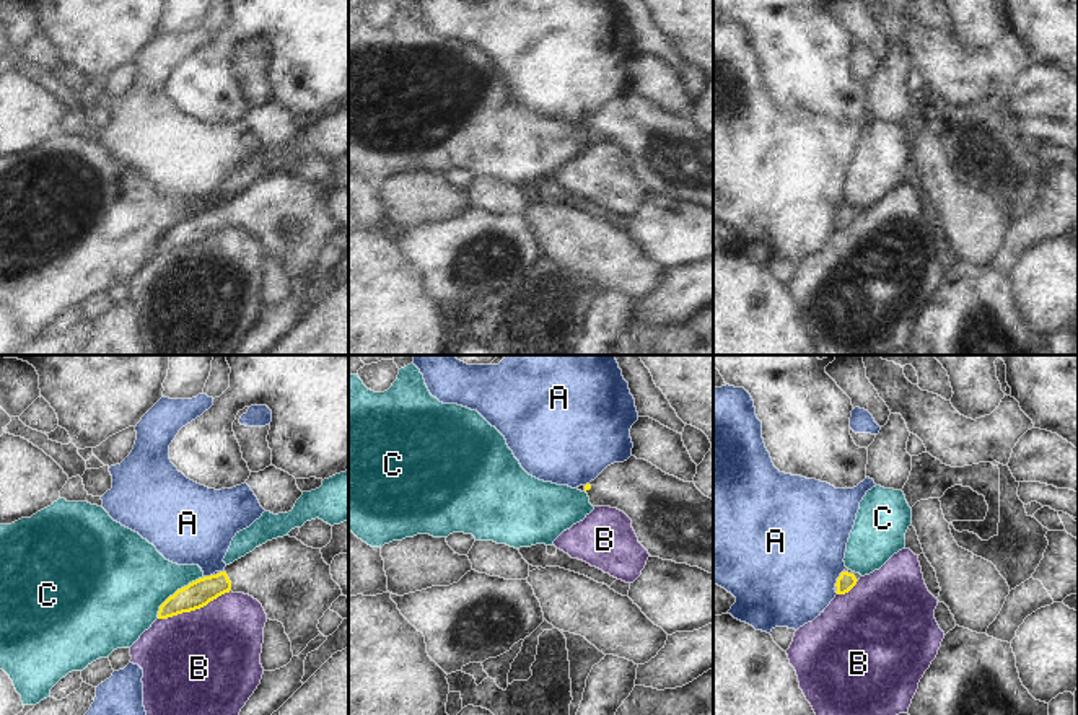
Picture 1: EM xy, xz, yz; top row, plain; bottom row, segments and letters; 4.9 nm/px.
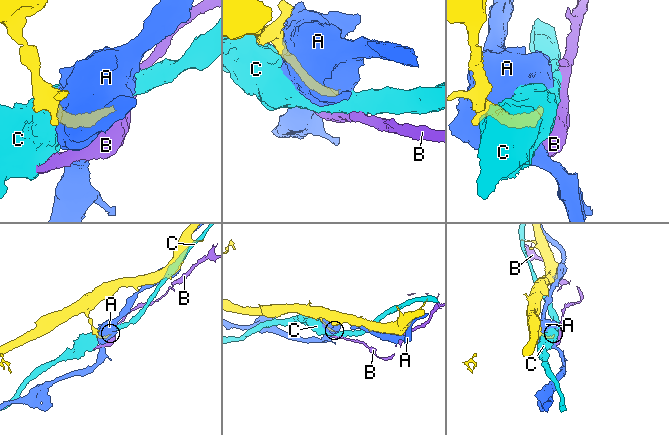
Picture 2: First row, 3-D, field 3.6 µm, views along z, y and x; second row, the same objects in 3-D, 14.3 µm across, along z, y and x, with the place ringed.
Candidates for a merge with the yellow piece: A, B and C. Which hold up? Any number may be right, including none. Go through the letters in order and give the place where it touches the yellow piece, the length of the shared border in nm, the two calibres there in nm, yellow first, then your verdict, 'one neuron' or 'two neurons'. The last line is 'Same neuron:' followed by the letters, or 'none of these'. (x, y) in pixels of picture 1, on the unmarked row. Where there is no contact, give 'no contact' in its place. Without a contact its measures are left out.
A: yz (837, 214) | 90 nm | 90/500 nm | two neurons
B: xy (194, 245) | 380 nm | 140/500 nm | two neurons
C: xy (178, 225) | 320 nm | 140/400 nm | two neurons
Same neuron: none of these

